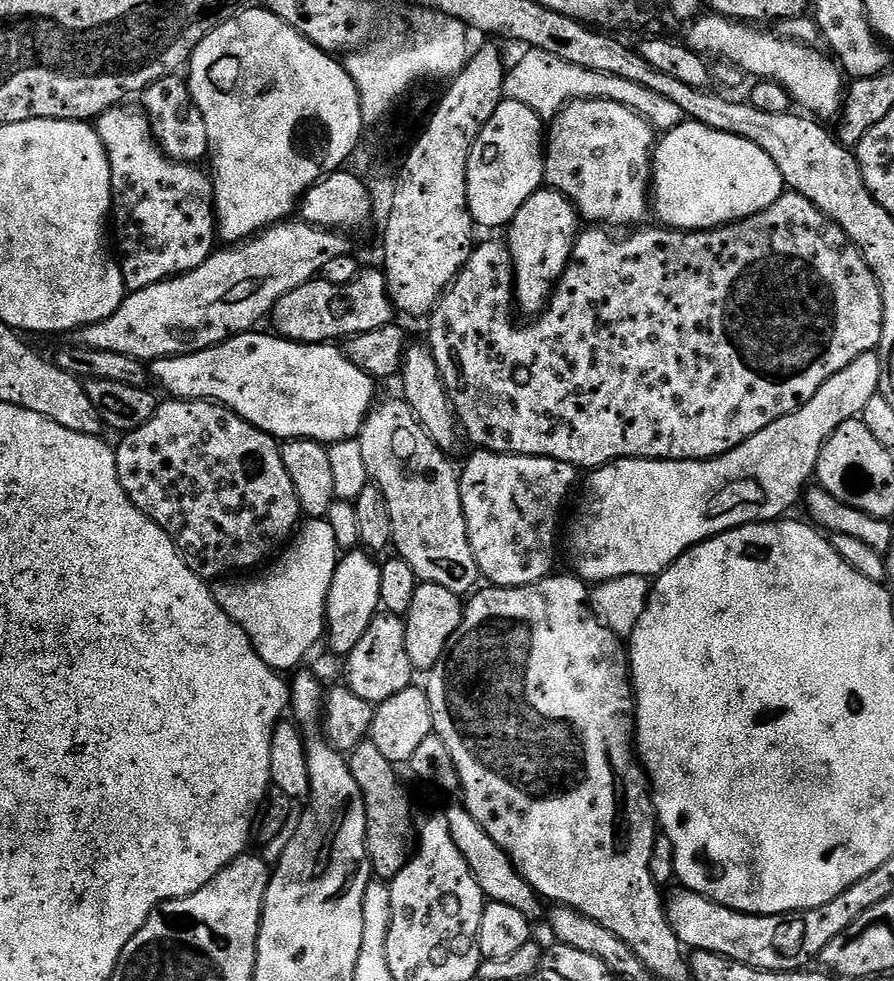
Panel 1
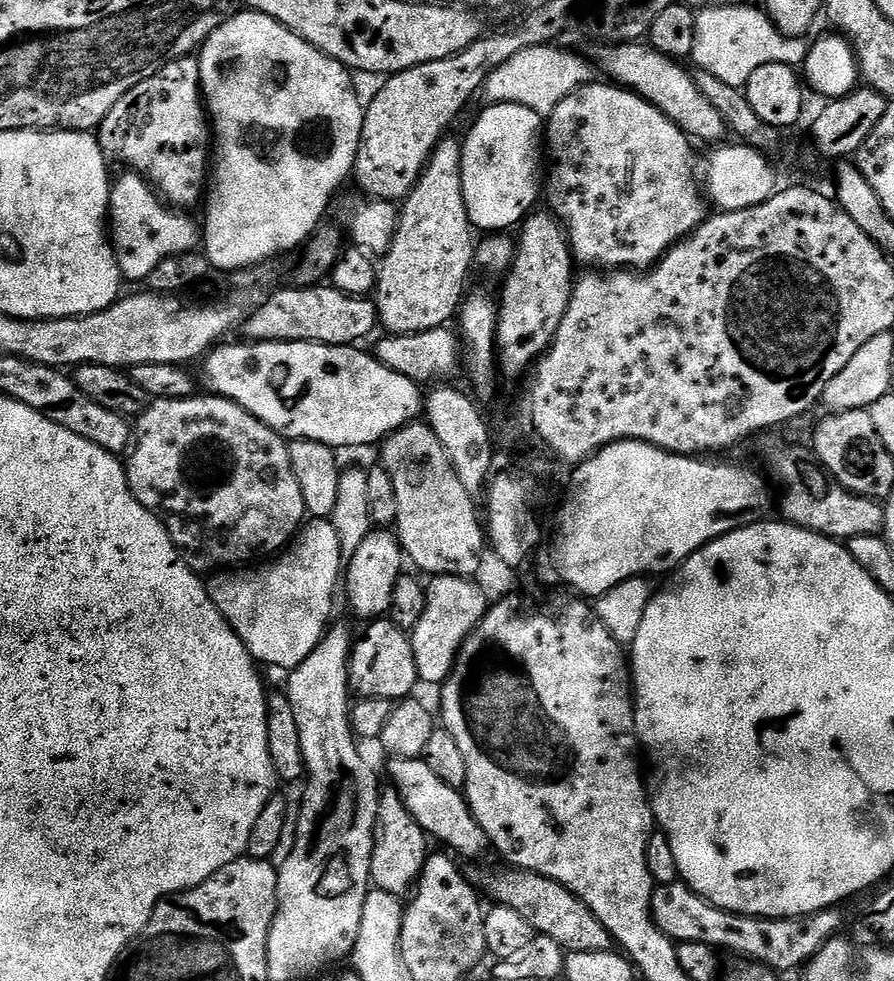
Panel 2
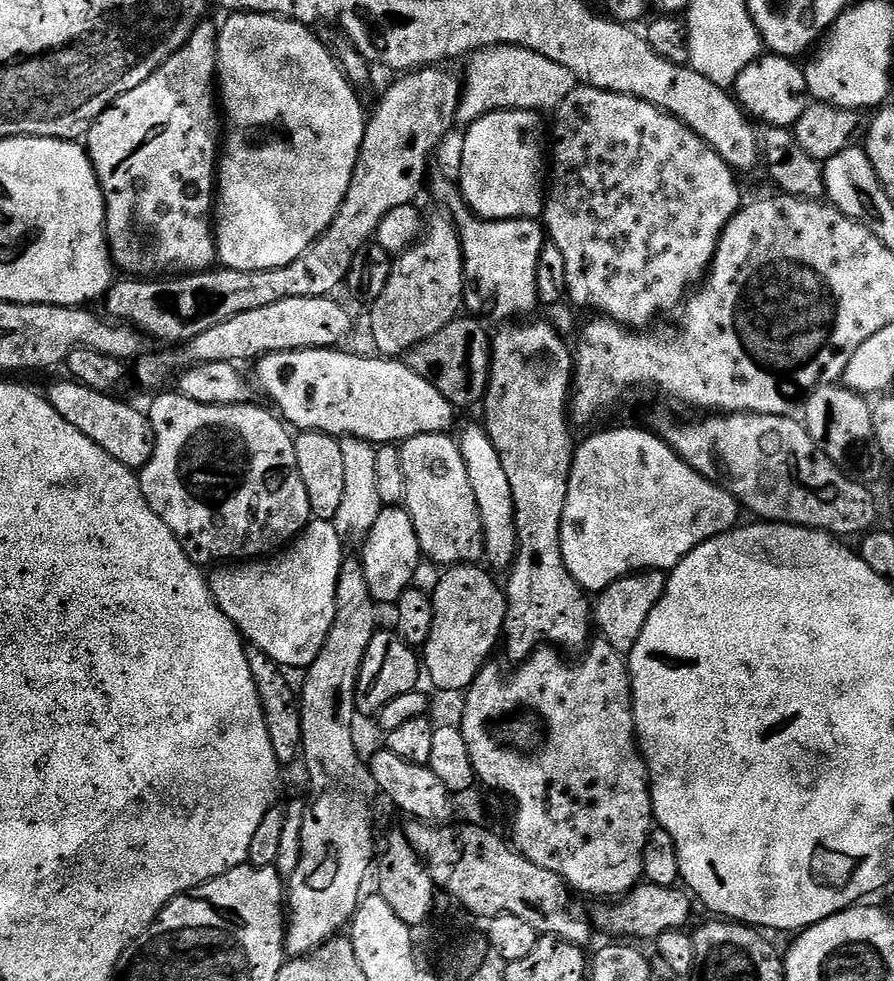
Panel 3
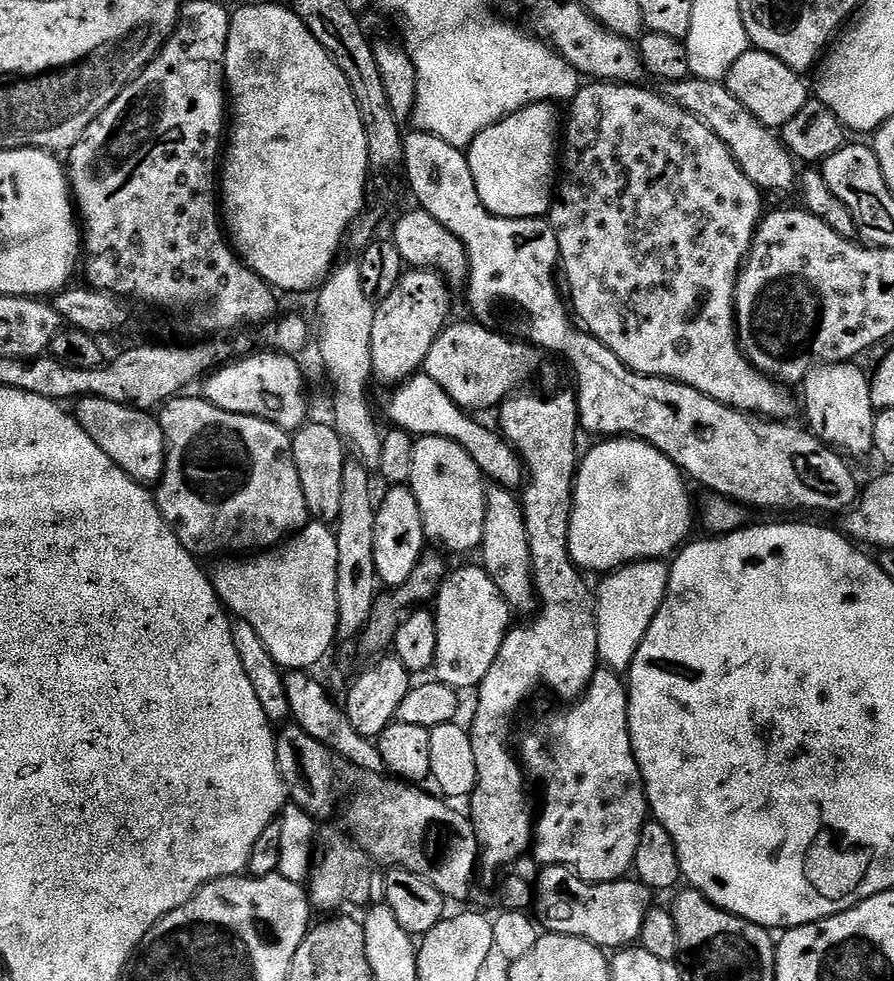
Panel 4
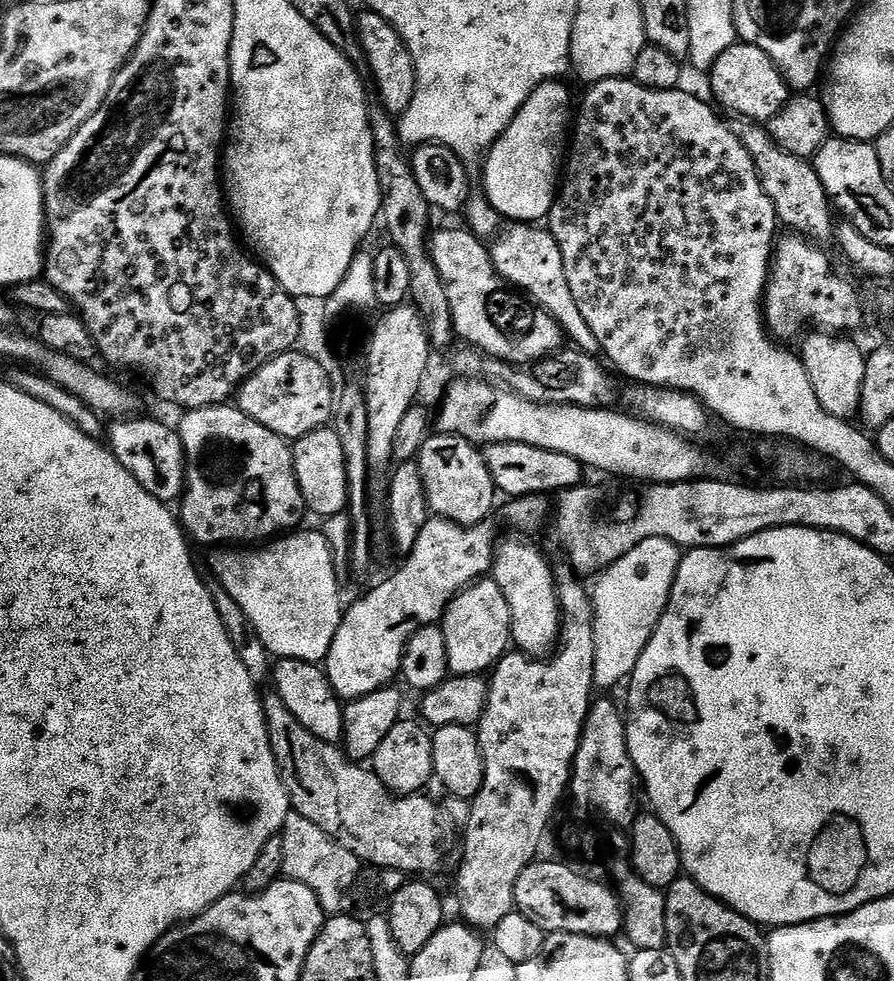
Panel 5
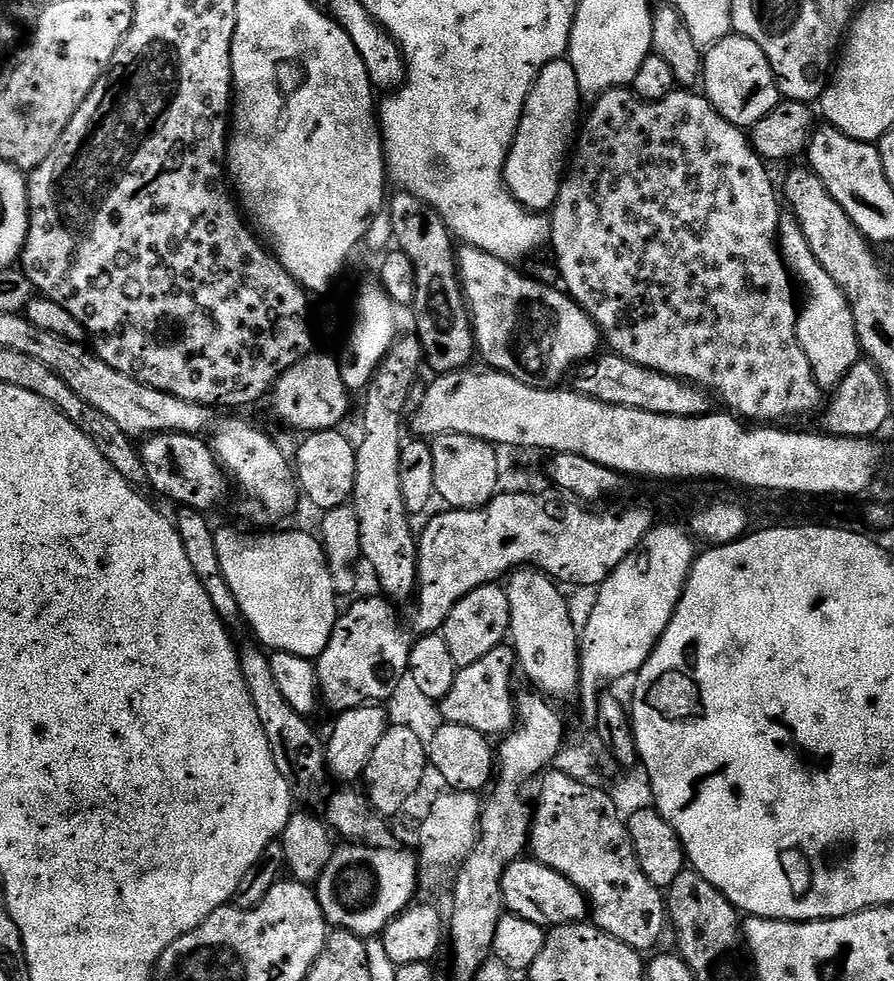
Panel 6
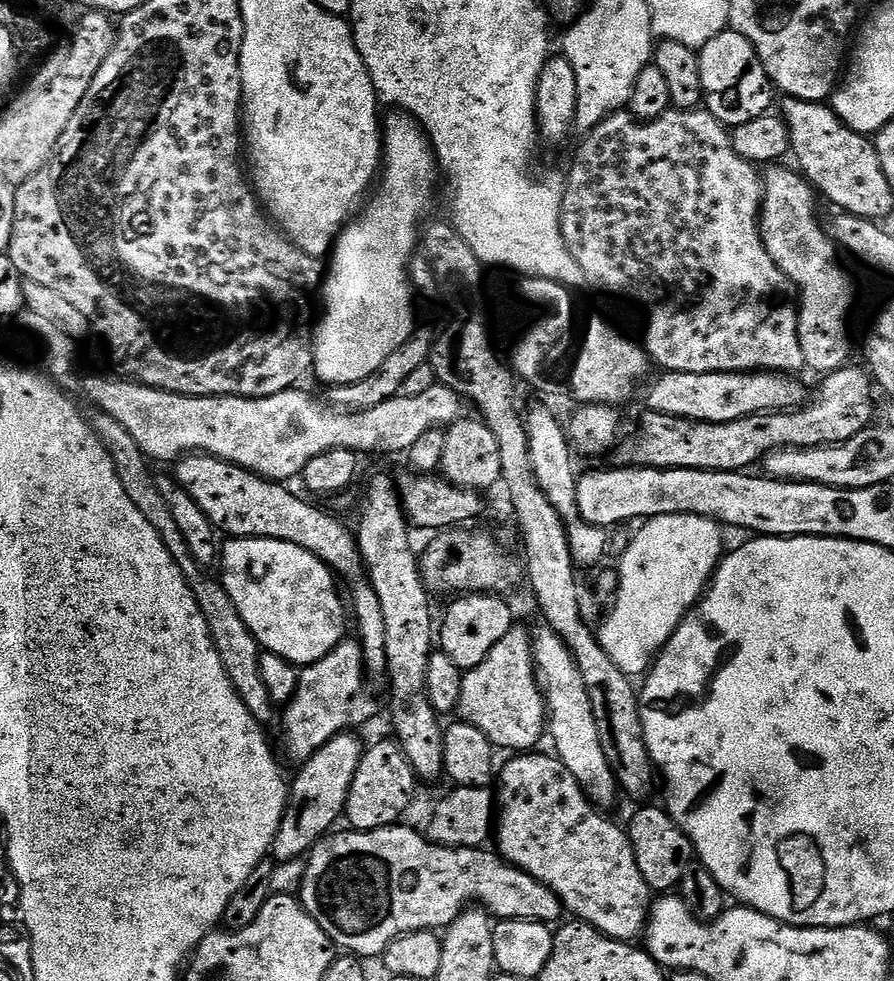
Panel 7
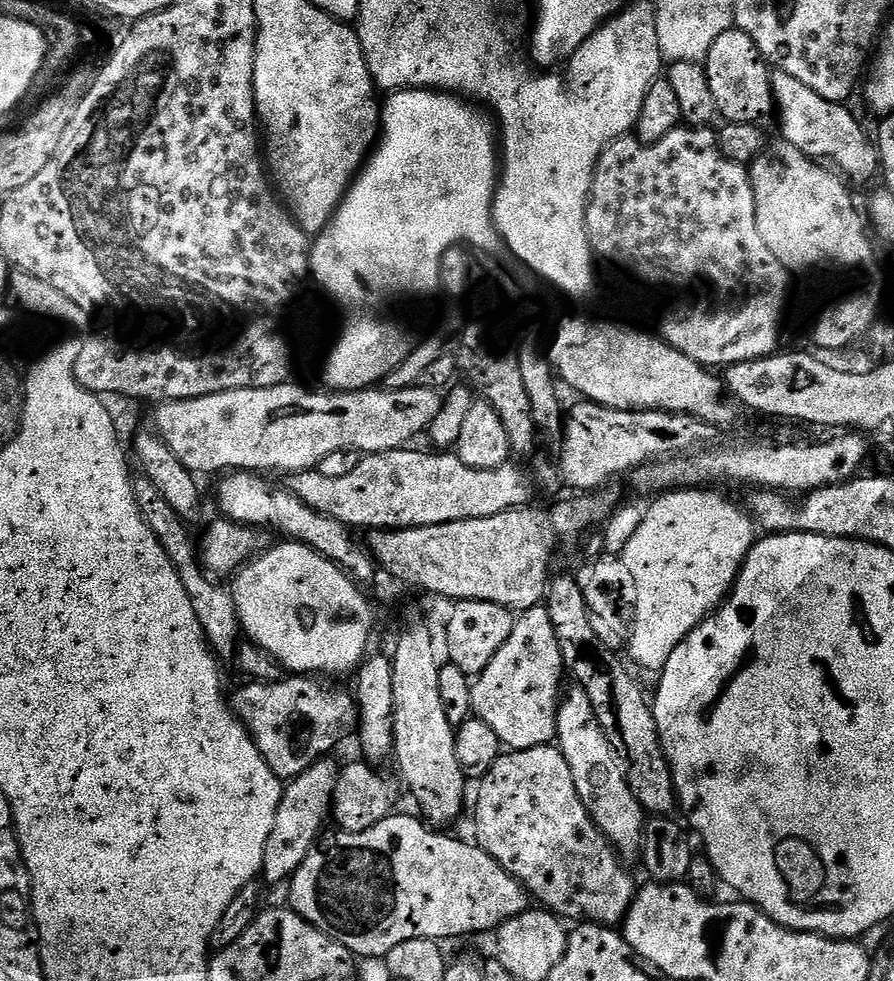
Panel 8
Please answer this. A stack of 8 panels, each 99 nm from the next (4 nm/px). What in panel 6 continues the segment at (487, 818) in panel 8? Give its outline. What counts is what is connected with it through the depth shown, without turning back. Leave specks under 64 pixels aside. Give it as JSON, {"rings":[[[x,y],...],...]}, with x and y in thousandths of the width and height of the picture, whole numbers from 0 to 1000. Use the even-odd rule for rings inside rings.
{"rings":[[[621,785],[609,788],[607,799],[609,808],[602,811],[595,833],[595,848],[591,851],[594,876],[615,883],[615,887],[622,887],[647,905],[658,916],[661,941],[710,970],[724,971],[724,966],[732,965],[742,956],[743,946],[745,950],[745,913],[719,890],[700,836],[694,832],[683,810],[667,803],[666,798],[653,799]]]}

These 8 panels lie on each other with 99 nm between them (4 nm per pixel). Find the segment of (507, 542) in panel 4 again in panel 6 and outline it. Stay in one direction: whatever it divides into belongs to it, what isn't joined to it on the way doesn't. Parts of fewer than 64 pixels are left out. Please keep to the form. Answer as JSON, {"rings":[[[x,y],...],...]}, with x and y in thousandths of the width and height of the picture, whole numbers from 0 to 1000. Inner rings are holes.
{"rings":[[[578,581],[566,595],[573,635],[570,656],[577,663],[581,684],[595,692],[594,700],[601,706],[622,716],[634,709],[643,710],[649,699],[647,636],[644,640],[640,624],[625,601],[623,592],[603,581]]]}

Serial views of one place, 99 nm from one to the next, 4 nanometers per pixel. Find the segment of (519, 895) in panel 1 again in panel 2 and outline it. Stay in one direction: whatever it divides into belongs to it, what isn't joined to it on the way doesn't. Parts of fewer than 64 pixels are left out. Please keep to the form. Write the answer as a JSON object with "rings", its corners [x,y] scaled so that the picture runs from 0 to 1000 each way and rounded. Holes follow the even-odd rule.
{"rings":[[[438,773],[433,776],[434,787],[438,790],[437,802],[443,804],[461,832],[472,842],[484,857],[493,856],[511,874],[537,873],[547,867],[548,861],[539,842],[530,834],[523,817],[516,804],[503,801],[481,785],[481,781],[473,773]]]}

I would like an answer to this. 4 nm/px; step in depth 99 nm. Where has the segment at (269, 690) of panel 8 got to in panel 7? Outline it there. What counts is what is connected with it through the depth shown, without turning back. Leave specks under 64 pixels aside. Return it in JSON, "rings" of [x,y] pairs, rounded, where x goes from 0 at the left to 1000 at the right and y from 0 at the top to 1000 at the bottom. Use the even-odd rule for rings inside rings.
{"rings":[[[386,650],[365,671],[336,681],[336,694],[315,726],[318,767],[331,781],[340,779],[379,746],[402,743],[423,725],[407,702],[409,684],[406,663],[398,650]]]}

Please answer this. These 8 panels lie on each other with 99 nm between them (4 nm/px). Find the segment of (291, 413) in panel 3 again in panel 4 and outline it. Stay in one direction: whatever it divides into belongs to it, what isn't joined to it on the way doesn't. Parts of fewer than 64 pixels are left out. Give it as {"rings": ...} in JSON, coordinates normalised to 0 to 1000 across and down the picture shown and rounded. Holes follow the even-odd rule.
{"rings":[[[466,381],[460,387],[453,387],[451,391],[437,397],[438,405],[434,408],[430,420],[434,423],[435,433],[438,436],[447,436],[452,440],[457,440],[463,446],[472,444],[489,444],[490,446],[503,446],[503,451],[512,451],[526,467],[537,476],[537,480],[551,494],[577,499],[587,492],[588,478],[583,470],[577,458],[564,448],[558,439],[545,436],[541,432],[536,432],[532,428],[527,428],[525,421],[515,416],[485,389],[485,385]]]}

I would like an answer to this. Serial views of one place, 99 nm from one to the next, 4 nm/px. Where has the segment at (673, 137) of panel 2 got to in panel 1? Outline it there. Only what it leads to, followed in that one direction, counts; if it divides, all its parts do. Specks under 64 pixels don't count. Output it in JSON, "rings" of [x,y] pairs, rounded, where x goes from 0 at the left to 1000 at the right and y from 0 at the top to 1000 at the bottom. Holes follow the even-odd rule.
{"rings":[[[639,102],[611,130],[609,188],[638,202],[654,229],[710,233],[727,220],[729,156],[735,146],[735,136],[709,112],[681,102]]]}

